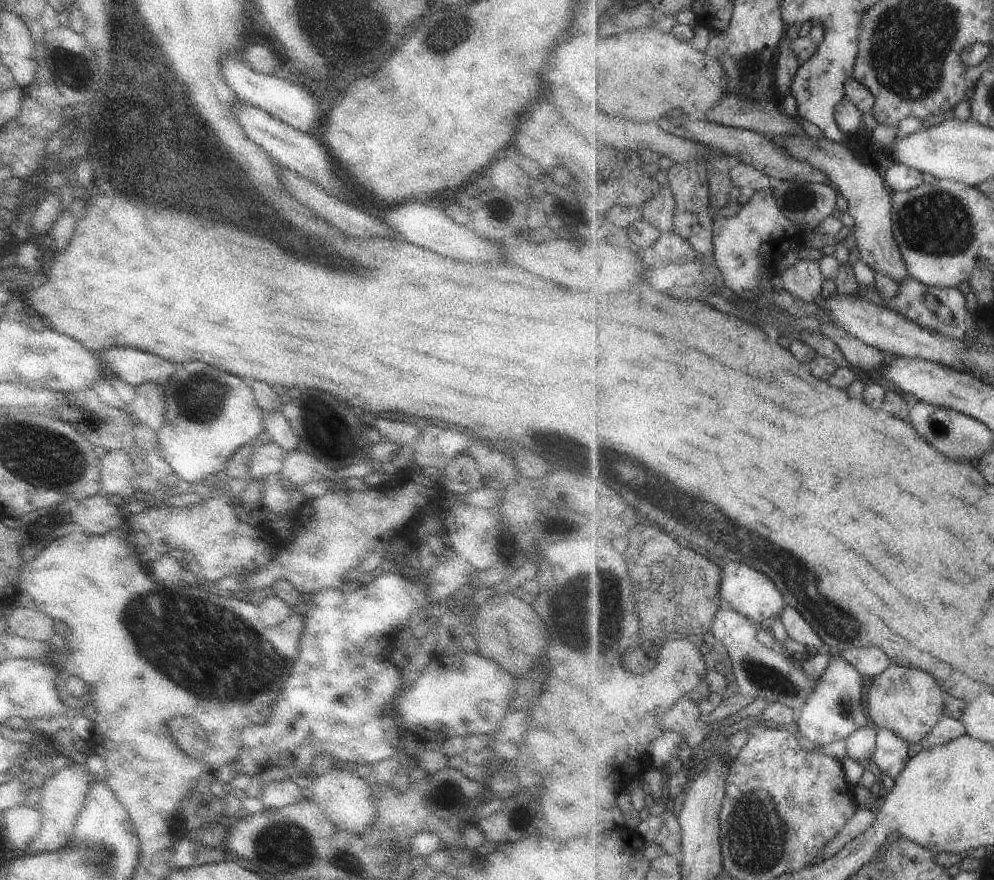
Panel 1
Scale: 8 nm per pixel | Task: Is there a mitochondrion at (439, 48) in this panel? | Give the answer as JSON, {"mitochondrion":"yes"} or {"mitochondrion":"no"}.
{"mitochondrion":"no"}

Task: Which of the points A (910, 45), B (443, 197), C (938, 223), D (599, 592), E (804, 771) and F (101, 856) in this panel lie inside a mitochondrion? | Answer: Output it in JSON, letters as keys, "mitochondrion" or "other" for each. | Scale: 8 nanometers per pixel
{"A":"mitochondrion","B":"other","C":"mitochondrion","D":"mitochondrion","E":"other","F":"mitochondrion"}

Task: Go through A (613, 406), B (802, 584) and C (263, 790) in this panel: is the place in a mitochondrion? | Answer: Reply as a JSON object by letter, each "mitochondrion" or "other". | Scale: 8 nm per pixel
{"A":"other","B":"mitochondrion","C":"other"}

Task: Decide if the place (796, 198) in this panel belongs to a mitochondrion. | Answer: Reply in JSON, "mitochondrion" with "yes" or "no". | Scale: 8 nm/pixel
{"mitochondrion":"yes"}

